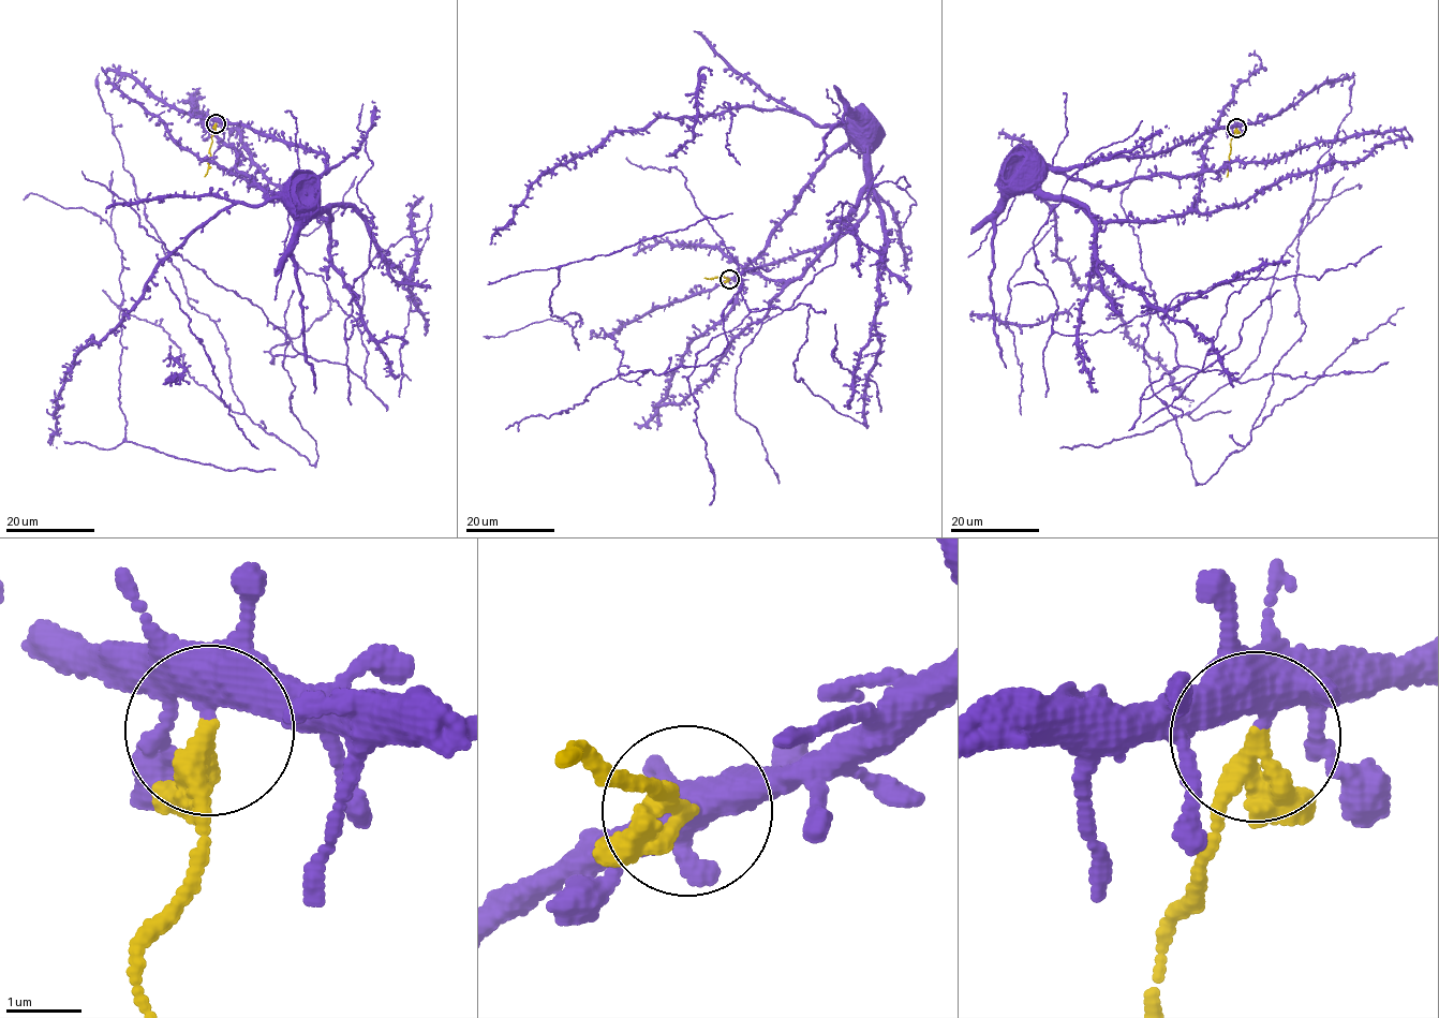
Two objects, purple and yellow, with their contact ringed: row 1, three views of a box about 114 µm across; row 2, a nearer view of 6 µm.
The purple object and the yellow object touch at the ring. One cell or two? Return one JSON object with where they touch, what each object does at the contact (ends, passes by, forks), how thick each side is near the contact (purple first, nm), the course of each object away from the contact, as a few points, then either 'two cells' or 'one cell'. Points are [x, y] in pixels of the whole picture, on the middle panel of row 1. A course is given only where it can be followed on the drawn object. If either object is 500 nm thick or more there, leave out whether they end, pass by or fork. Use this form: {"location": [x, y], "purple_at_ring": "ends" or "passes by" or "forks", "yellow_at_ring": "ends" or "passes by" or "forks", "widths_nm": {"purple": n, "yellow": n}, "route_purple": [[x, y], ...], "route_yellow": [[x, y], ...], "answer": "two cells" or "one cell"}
{"location": [729, 279], "purple_at_ring": "forks", "yellow_at_ring": "passes by", "widths_nm": {"purple": 360, "yellow": 240}, "route_purple": [[729, 279], [751, 269], [829, 247], [861, 217], [871, 191], [865, 168], [869, 142], [864, 111], [868, 109]], "route_yellow": [[729, 279], [723, 276], [705, 278]], "answer": "two cells"}

